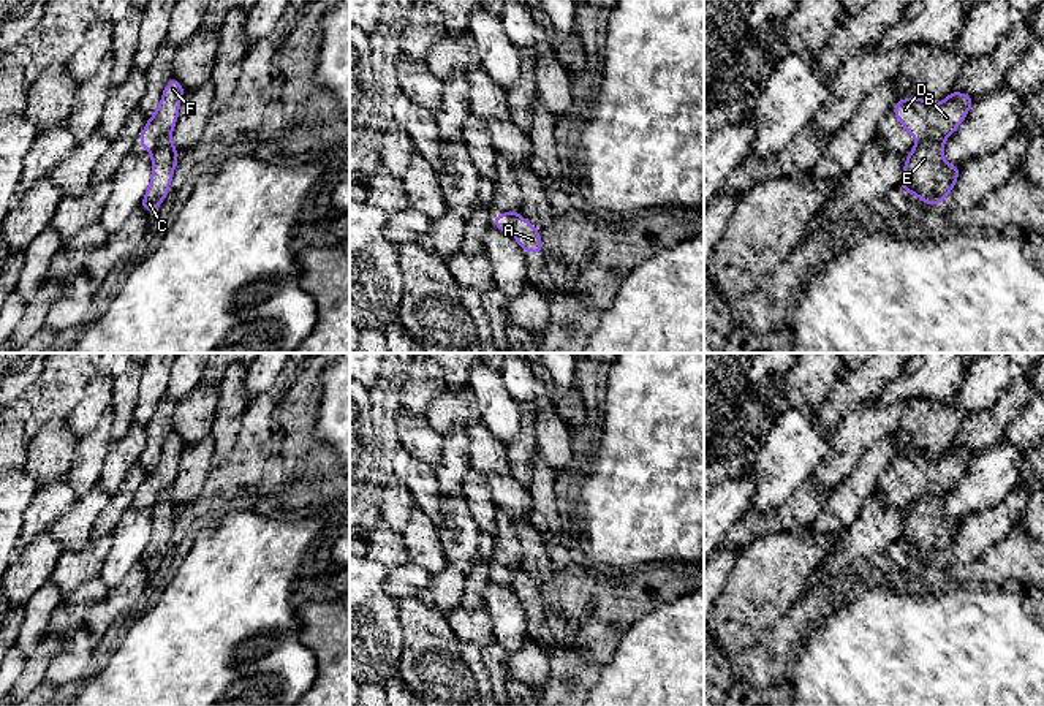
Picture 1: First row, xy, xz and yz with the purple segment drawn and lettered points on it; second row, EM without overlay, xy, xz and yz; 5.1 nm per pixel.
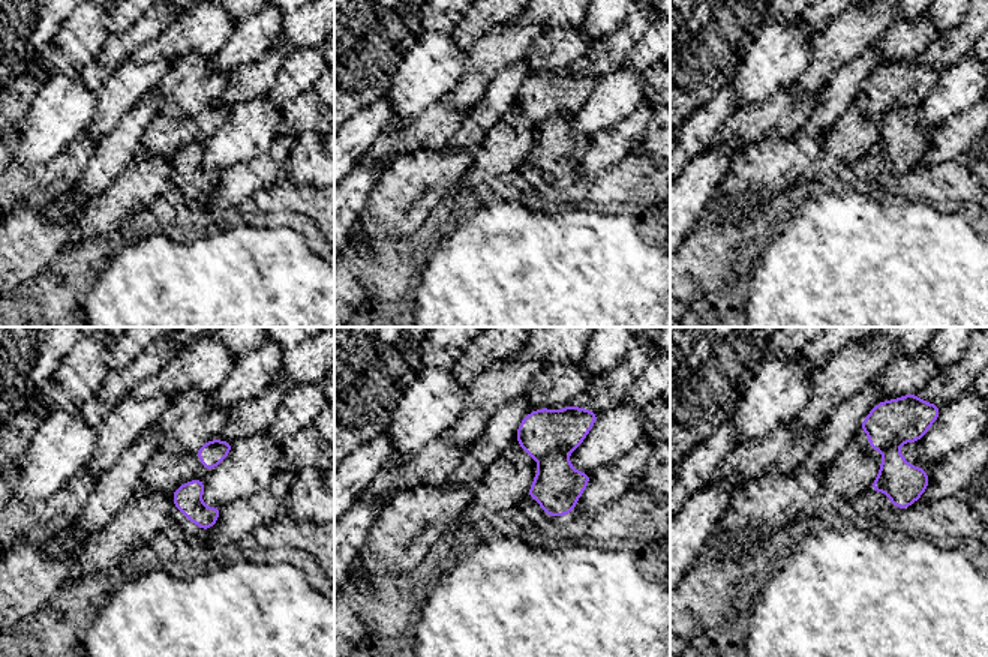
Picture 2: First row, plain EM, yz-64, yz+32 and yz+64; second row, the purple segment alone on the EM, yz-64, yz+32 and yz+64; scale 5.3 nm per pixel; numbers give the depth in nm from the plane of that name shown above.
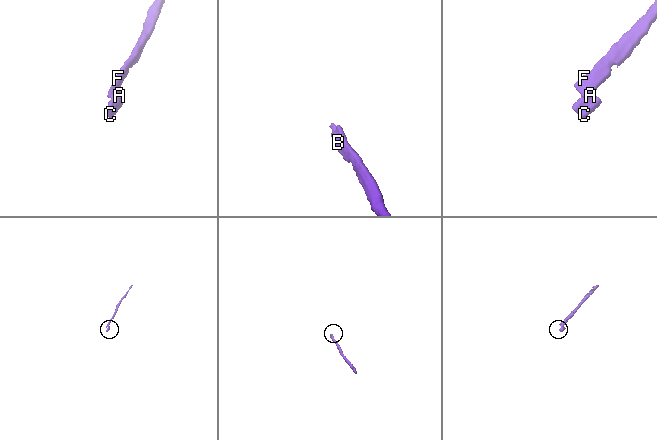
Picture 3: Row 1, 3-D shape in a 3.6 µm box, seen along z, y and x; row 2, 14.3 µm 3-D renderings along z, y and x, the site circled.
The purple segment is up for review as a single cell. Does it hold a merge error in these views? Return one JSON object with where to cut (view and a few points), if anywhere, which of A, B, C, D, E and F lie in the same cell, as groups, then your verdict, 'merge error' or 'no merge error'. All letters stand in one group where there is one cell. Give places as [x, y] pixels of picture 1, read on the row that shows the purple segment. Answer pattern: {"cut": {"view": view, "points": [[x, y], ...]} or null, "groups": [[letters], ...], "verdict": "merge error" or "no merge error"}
{"cut": {"view": "yz", "points": [[943, 138], [916, 144]]}, "groups": [["A", "C", "E"], ["B", "D", "F"]], "verdict": "merge error"}

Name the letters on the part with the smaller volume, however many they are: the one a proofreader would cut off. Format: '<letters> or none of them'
A, C, E

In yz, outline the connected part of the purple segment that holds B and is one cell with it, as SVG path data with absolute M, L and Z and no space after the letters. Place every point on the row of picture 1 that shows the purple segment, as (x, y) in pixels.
M955 89L938 104L921 97L900 98L892 109L903 128L916 138L916 144L948 139L965 120L974 98Z

